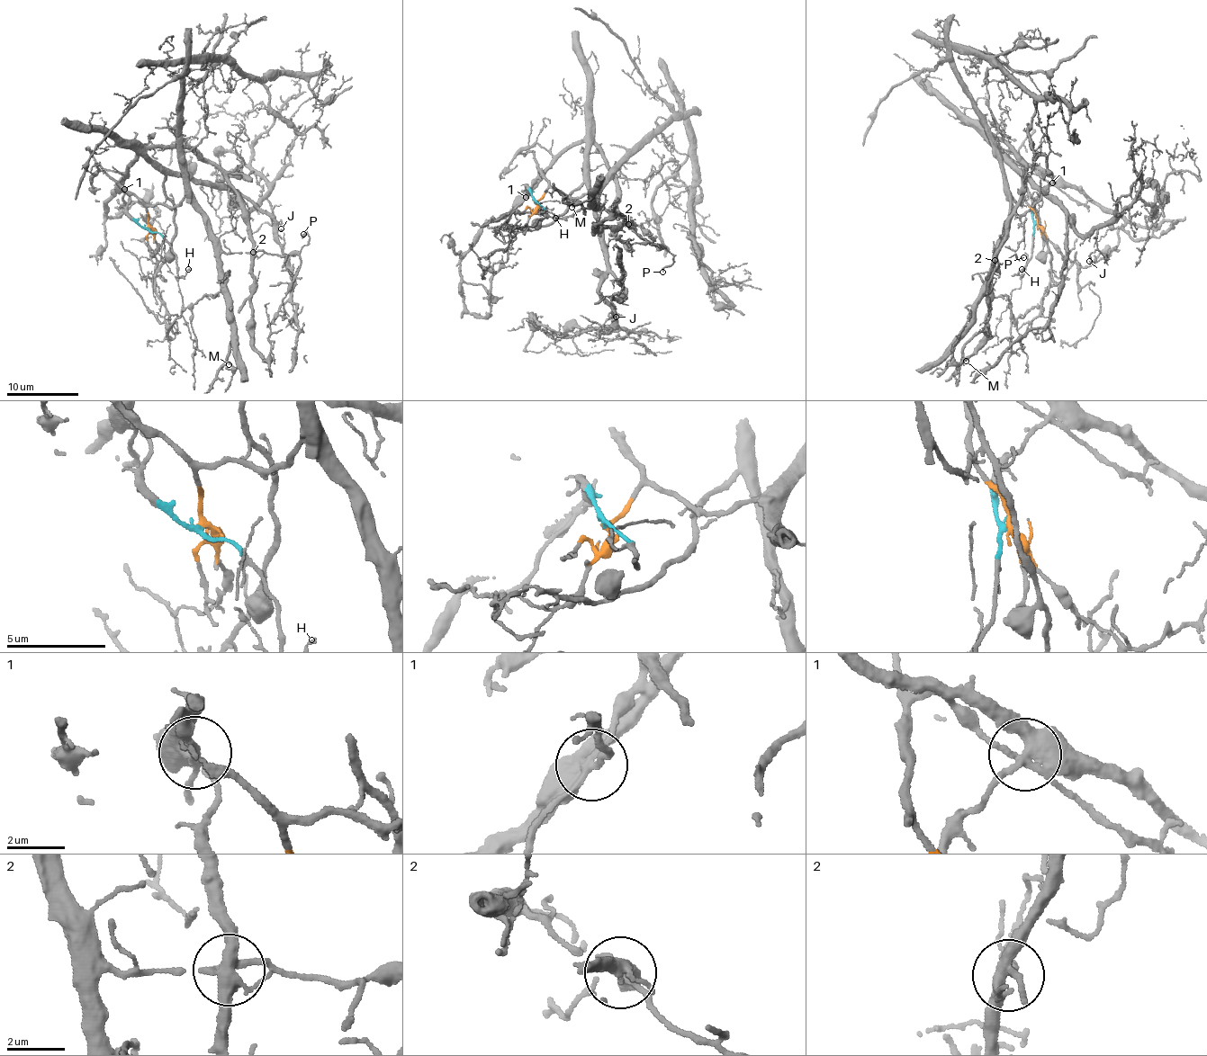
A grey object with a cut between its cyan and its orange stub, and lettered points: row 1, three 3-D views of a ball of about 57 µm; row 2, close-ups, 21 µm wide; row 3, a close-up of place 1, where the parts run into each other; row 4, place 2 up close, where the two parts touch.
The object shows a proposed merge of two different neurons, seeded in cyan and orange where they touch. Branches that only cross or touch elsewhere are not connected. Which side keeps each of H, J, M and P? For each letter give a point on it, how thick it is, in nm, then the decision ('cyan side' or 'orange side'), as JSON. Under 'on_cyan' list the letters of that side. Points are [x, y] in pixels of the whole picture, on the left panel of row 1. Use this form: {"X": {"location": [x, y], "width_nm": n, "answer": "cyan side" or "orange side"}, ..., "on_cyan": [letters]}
{"H": {"location": [188, 269], "width_nm": 150, "answer": "cyan side"}, "J": {"location": [281, 228], "width_nm": 150, "answer": "cyan side"}, "M": {"location": [229, 364], "width_nm": 120, "answer": "orange side"}, "P": {"location": [303, 234], "width_nm": 140, "answer": "orange side"}, "on_cyan": ["H", "J"]}

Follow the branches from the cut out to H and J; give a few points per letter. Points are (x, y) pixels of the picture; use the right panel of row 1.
H: (1037, 223), (1032, 228), (1031, 255), (1026, 272), (1017, 274), (1022, 269)
J: (1037, 223), (1032, 201), (1052, 179), (988, 140), (1054, 196), (1079, 234), (1096, 228), (1090, 260)

